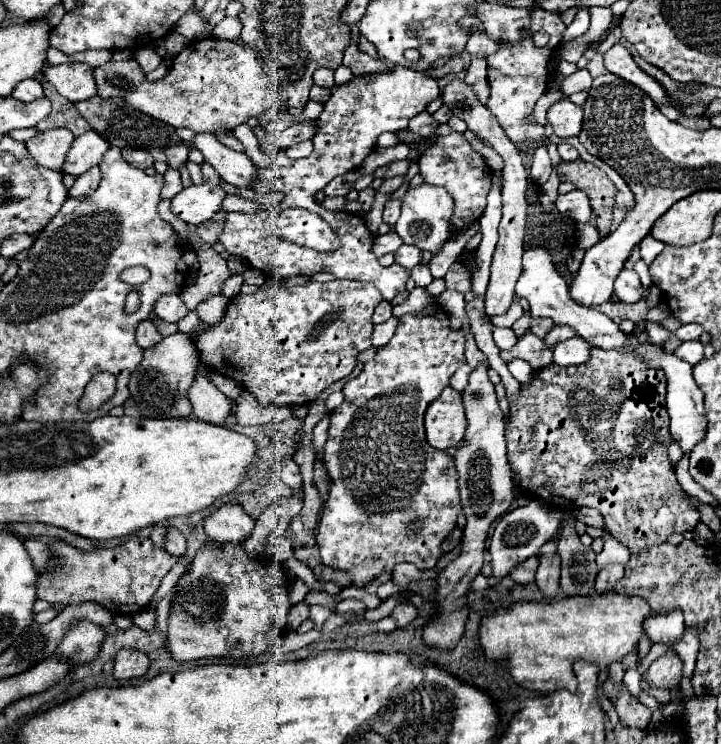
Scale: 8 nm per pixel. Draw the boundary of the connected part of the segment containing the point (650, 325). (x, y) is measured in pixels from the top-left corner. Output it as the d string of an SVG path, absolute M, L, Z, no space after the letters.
M646 321L645 325L650 340L652 340L651 343L664 346L670 335L670 332L666 330L660 322Z

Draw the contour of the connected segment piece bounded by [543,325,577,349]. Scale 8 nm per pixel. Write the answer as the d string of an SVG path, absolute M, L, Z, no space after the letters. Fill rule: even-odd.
M555 325L547 335L545 335L545 345L547 347L555 347L559 341L563 341L563 339L569 339L571 337L575 337L577 333L575 333L575 329L571 329L571 327L567 327L567 325Z

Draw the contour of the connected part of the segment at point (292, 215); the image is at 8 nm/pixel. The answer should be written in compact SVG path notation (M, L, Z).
M303 207L283 209L275 219L277 221L273 221L273 225L279 237L285 241L321 253L331 253L333 249L339 249L339 237L331 233L327 221Z

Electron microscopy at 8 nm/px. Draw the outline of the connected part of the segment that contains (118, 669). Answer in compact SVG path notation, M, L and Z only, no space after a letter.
M123 649L115 655L115 669L113 669L115 679L121 679L121 681L139 679L147 673L147 669L149 669L149 657L141 651Z

